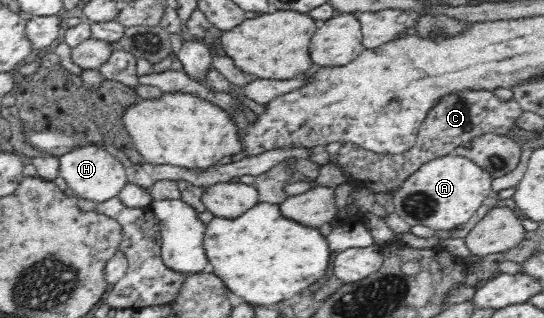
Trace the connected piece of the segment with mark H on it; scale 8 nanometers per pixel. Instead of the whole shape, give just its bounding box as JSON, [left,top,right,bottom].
[58,147,127,203]

